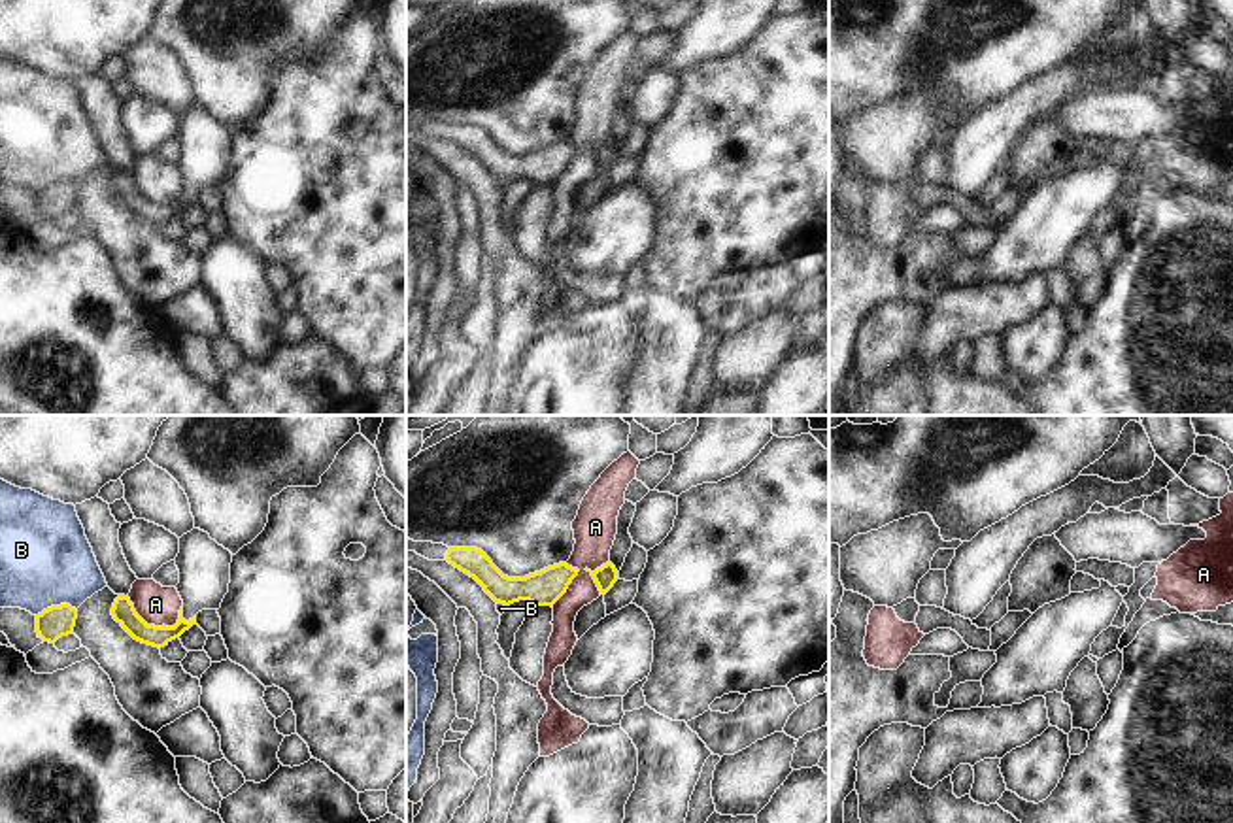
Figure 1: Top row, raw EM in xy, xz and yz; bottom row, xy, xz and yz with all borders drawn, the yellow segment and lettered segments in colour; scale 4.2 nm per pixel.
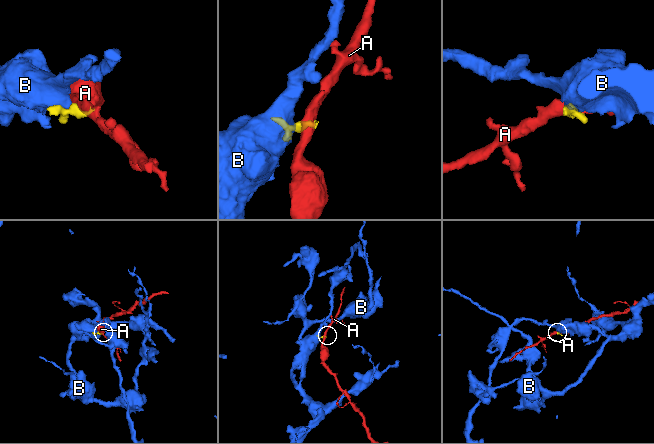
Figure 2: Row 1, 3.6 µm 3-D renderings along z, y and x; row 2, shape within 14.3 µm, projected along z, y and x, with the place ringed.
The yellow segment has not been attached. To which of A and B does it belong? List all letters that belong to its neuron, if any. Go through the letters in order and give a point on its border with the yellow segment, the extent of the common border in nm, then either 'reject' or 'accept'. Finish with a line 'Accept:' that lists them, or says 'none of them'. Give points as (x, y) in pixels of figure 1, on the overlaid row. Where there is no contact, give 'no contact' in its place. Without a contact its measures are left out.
A: contact xy (152, 625); length 240 nm; reject
B: contact xy (55, 606); length 180 nm; reject
Accept: none of them

